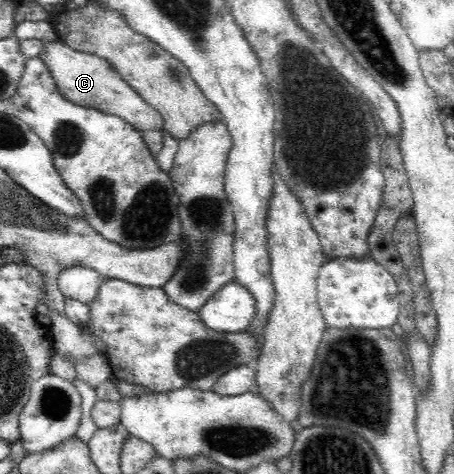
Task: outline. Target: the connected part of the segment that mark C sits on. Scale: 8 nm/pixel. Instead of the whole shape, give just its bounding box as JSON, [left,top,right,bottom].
[39,40,164,131]

